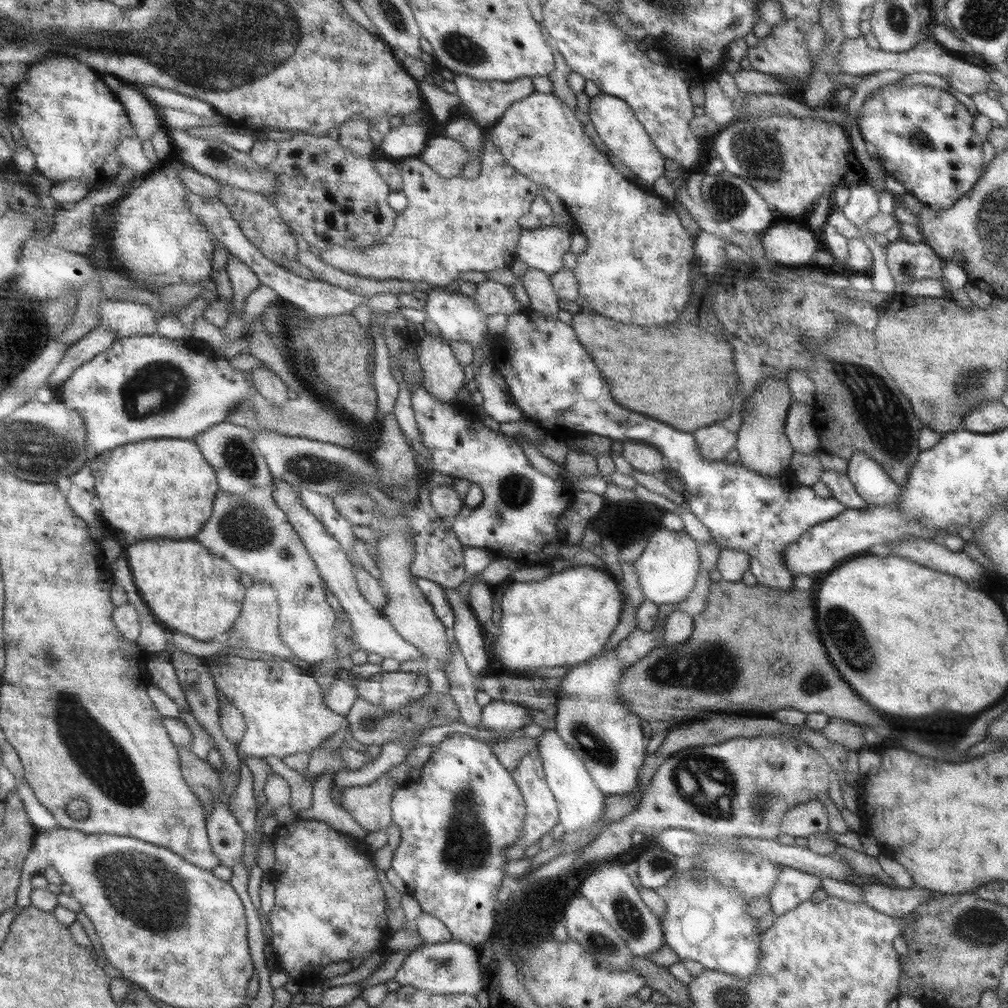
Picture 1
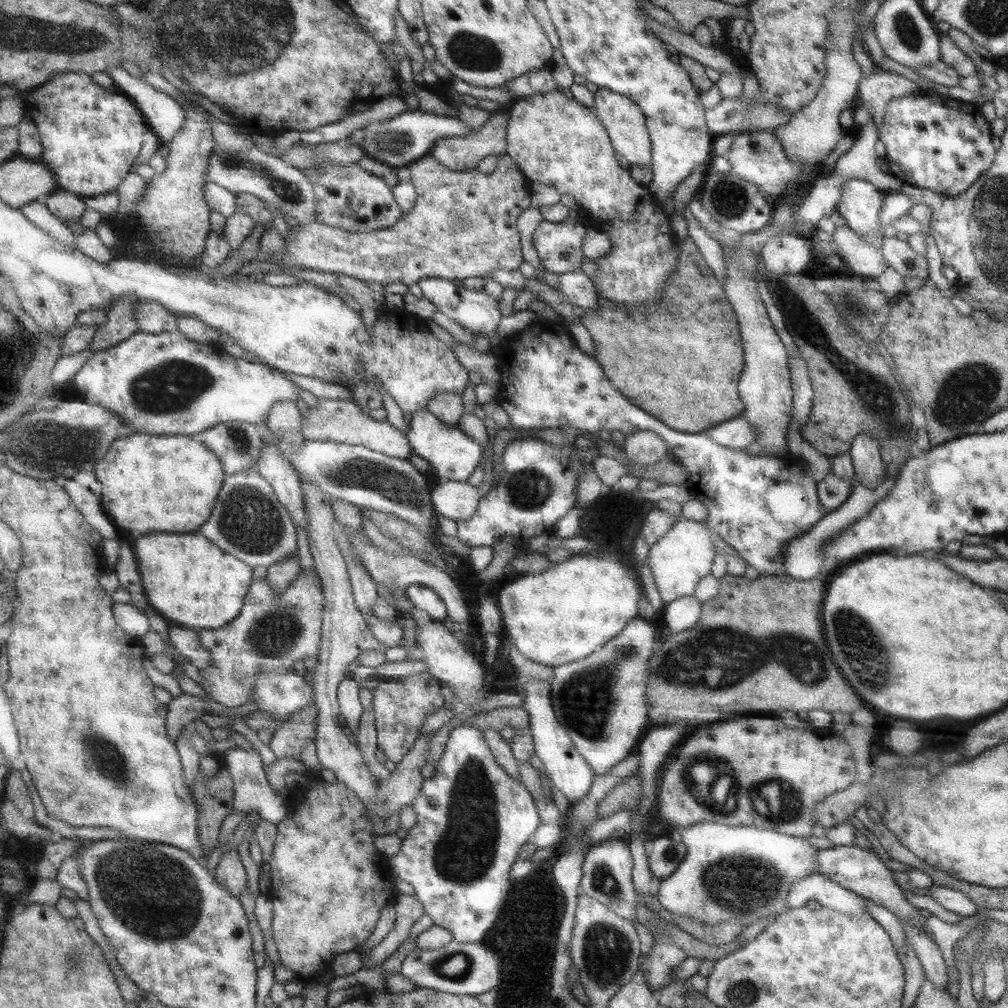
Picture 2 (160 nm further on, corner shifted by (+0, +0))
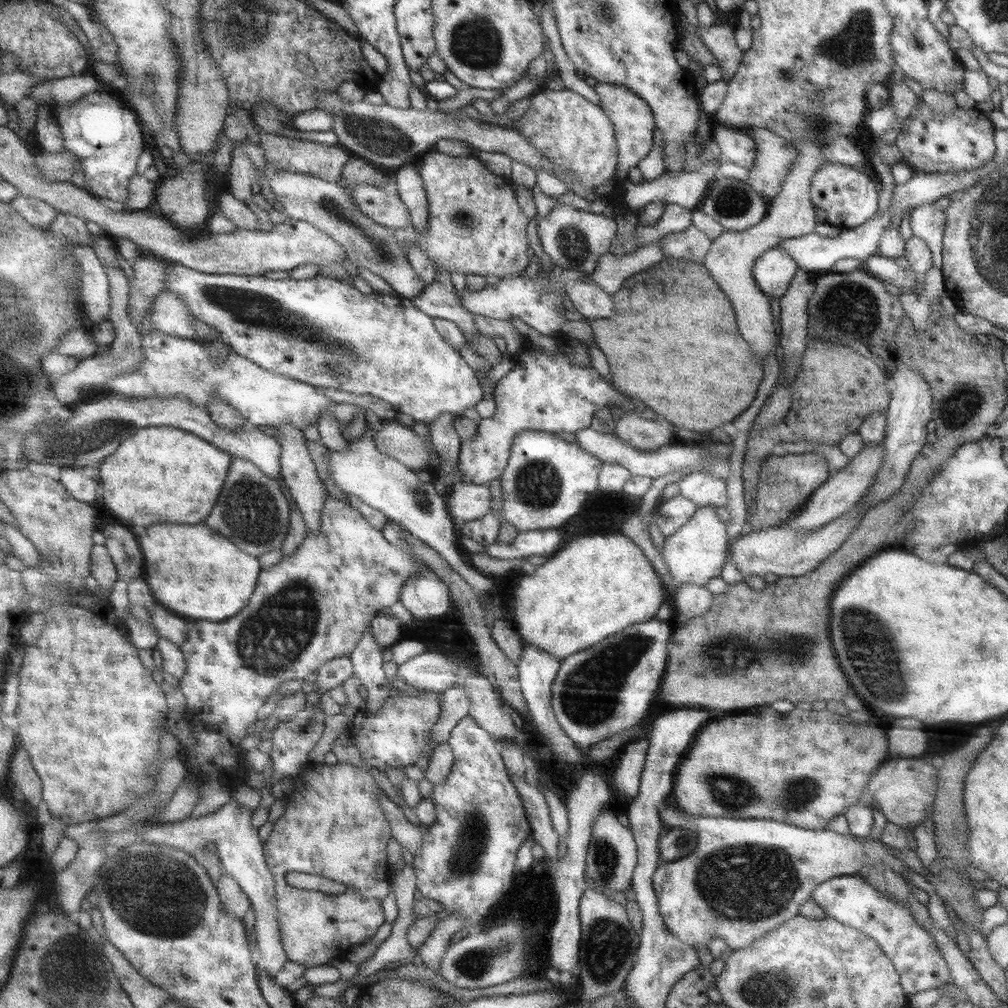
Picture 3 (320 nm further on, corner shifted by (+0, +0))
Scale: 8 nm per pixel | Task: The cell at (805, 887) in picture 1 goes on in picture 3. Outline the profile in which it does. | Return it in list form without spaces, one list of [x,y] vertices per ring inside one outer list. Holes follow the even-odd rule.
[[[860,875],[835,876],[819,884],[813,898],[829,918],[851,926],[876,941],[894,963],[900,974],[900,984],[910,997],[931,988],[939,988],[951,981],[951,972],[943,952],[929,930],[921,925],[913,912],[899,900],[871,885]]]

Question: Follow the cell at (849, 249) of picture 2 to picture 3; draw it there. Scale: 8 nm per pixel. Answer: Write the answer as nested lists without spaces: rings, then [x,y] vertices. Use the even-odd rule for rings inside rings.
[[[880,254],[872,255],[862,262],[861,267],[878,277],[886,284],[903,287],[905,290],[917,285],[917,273],[912,269],[905,270],[898,266],[894,259]]]

